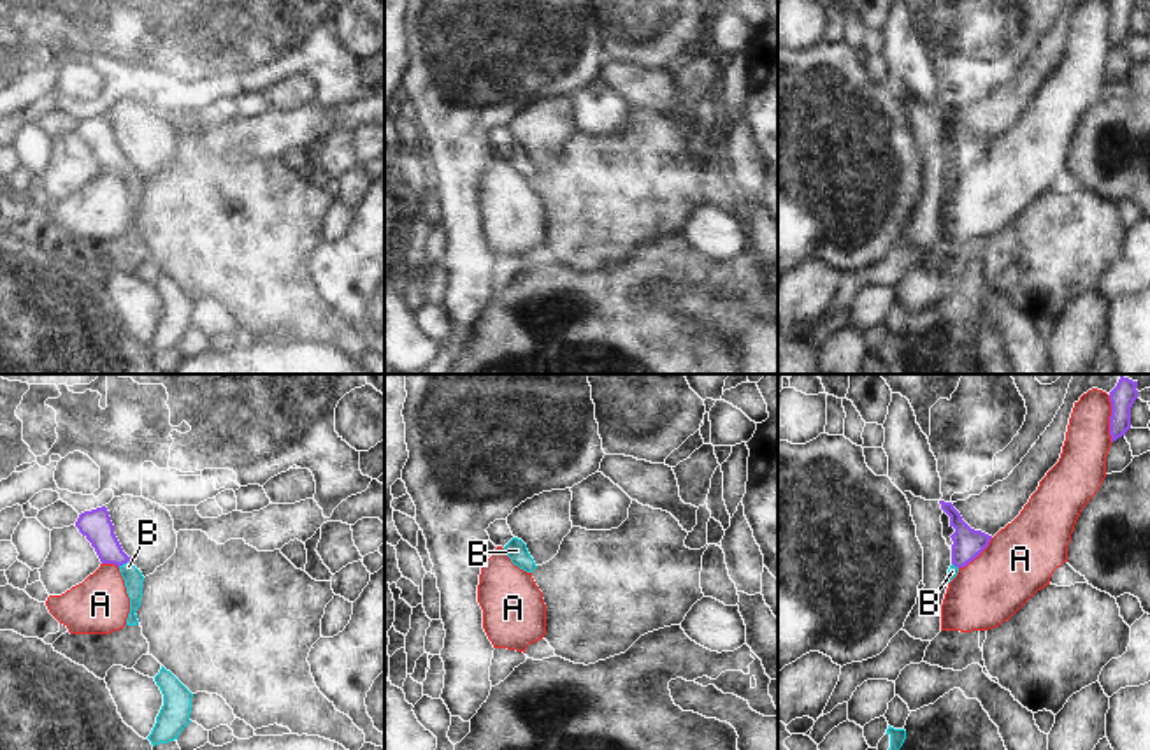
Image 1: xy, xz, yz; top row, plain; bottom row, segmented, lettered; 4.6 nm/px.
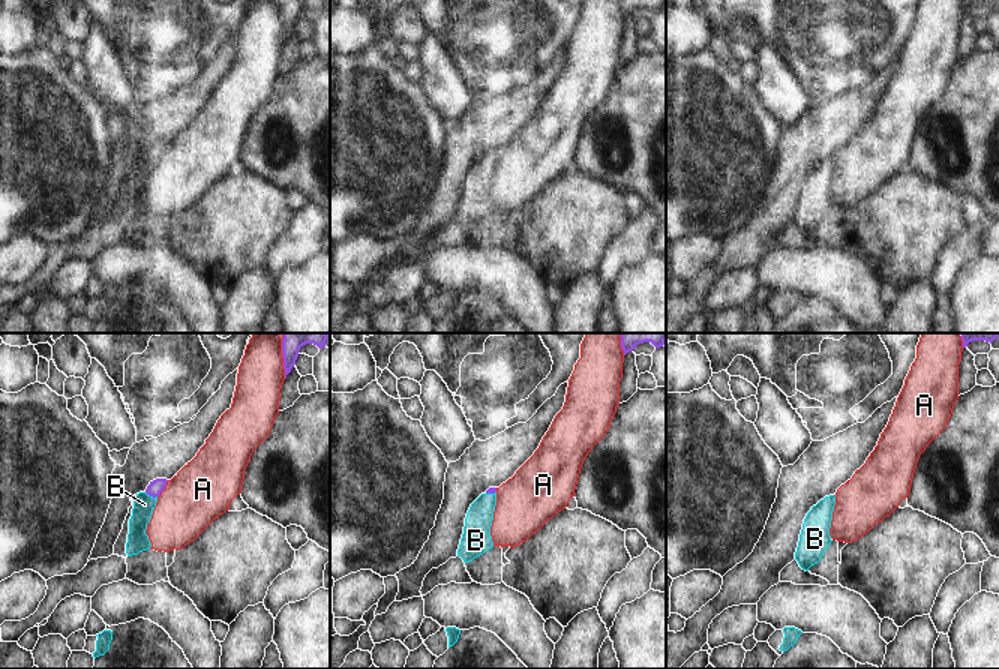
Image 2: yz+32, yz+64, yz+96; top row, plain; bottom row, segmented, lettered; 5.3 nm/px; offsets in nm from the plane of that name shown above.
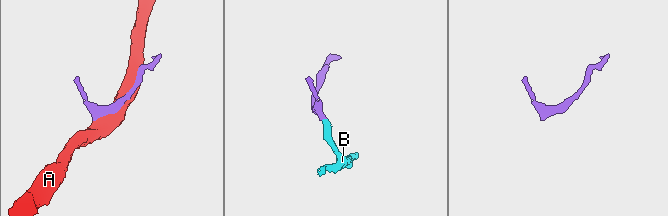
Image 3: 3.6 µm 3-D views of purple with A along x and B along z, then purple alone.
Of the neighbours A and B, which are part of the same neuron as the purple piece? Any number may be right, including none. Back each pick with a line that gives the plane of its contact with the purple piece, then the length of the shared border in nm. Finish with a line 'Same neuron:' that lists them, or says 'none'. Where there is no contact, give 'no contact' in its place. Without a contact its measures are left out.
B: xy | 60 nm
Same neuron: B

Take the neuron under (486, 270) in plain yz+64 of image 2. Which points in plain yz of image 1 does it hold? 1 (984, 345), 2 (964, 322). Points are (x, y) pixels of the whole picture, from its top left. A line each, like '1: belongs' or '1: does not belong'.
1: does not belong
2: does not belong

